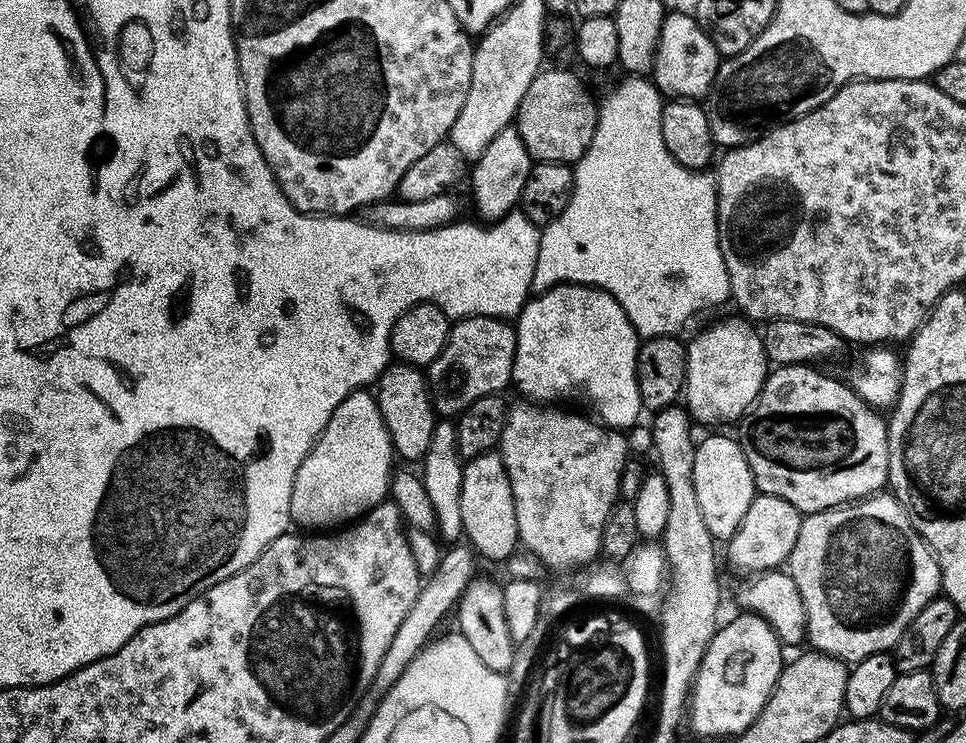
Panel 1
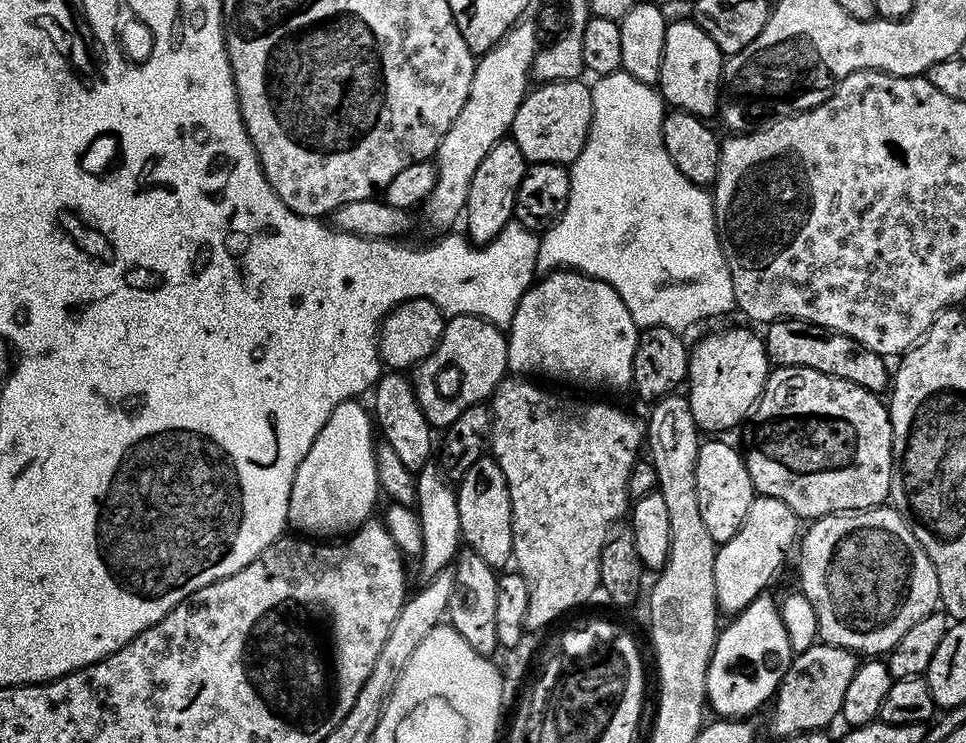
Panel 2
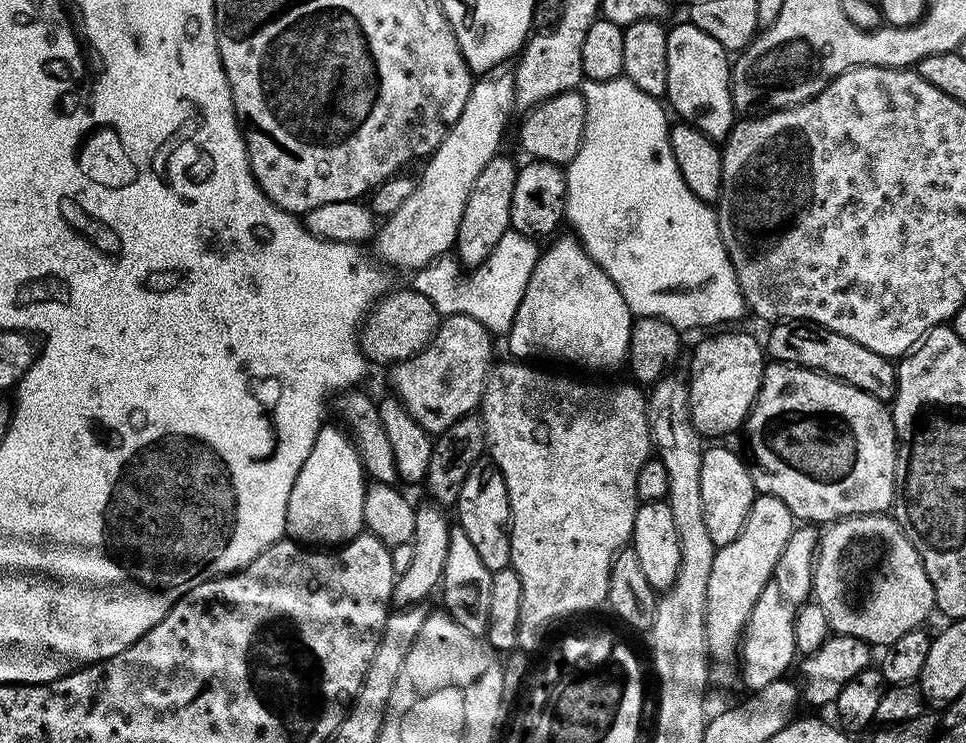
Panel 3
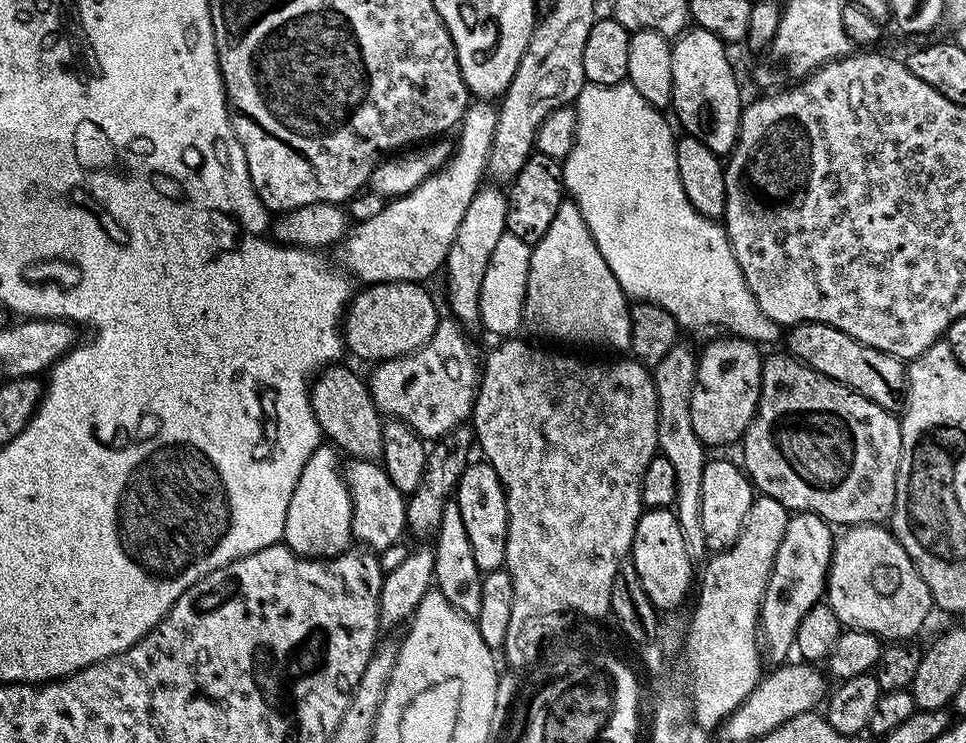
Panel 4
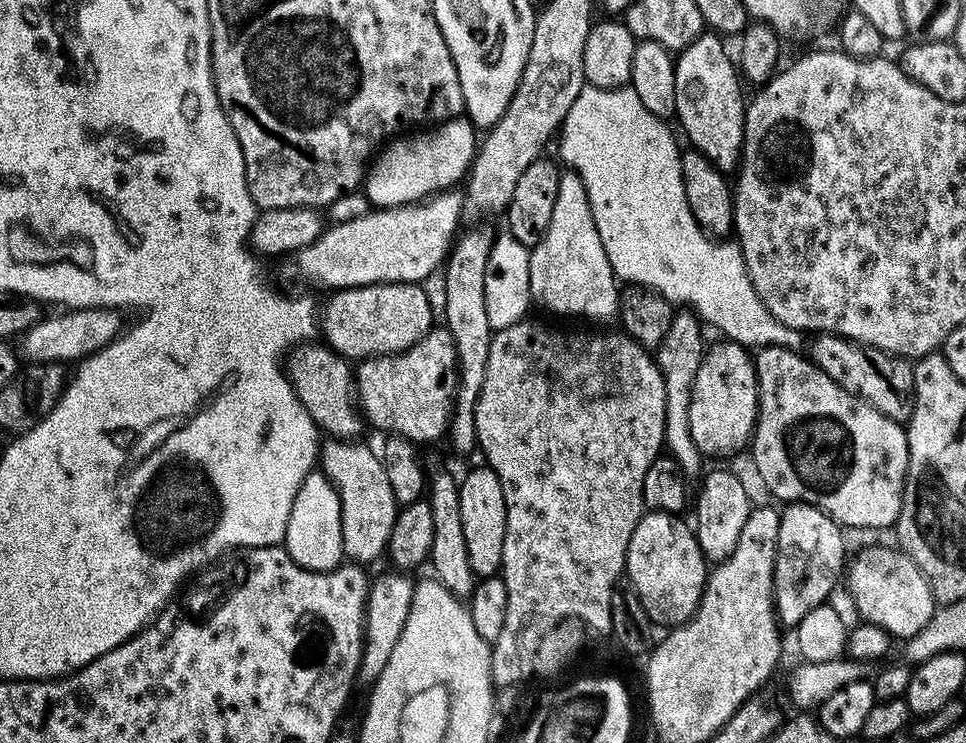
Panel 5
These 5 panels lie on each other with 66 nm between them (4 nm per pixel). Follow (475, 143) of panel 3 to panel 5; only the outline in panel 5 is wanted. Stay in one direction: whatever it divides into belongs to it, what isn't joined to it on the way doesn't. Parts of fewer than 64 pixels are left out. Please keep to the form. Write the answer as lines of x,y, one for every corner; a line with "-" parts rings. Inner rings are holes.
440,190
423,202
380,206
362,218
332,224
310,246
295,253
296,272
312,284
321,284
327,290
356,288
359,284
415,284
424,282
432,271
445,263
458,235
464,214
464,197
456,190

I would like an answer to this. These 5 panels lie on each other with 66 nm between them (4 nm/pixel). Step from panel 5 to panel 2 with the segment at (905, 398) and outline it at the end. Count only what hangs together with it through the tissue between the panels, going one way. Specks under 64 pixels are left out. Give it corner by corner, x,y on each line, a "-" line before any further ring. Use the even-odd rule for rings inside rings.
773,320
763,333
764,348
773,365
782,368
809,368
827,376
837,376
854,382
866,390
884,394
890,388
890,364
885,357
829,328
805,320
-
889,364
889,368
888,368

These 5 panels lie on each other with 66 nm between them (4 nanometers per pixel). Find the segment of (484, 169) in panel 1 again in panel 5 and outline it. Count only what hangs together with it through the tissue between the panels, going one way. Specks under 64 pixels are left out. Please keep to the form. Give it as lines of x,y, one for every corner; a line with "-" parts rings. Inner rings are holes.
472,226
457,235
443,265
444,272
444,320
456,347
456,371
458,387
452,418
448,421
447,439
452,439
456,452
476,452
476,403
486,378
486,358
490,358
490,342
494,329
486,314
486,266
497,233
488,226

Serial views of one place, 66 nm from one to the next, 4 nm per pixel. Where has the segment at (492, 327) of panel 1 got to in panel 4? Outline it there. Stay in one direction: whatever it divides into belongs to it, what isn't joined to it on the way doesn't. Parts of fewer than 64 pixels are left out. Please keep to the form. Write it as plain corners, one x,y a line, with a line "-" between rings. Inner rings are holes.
441,319
430,342
417,352
381,360
366,383
377,410
385,417
401,420
425,442
435,442
450,430
461,427
471,417
476,404
476,389
482,375
476,352
468,341
469,333
458,321

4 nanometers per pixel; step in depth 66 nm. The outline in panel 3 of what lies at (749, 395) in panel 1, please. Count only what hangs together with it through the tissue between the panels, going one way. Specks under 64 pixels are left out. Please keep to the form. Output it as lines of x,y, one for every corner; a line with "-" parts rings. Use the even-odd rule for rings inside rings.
720,330
717,336
708,336
696,349
692,352
692,365
689,366
688,372
686,371
686,379
688,382
688,401
690,402
690,414
692,415
692,421
696,427
696,431
700,433
701,437
708,438
708,436
728,436
731,432
736,432
745,427
748,419
748,414
752,410
752,405
756,402
756,395
760,393
760,383
764,377
764,370
766,367
766,352
760,344
751,336
748,332
724,332
728,330

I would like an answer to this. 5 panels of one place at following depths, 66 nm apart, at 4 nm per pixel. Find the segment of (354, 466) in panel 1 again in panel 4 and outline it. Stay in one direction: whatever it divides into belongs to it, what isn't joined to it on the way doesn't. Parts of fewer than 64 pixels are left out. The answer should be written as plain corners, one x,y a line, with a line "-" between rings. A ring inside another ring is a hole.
321,446
302,466
298,486
294,486
294,495
290,497
290,506
286,506
286,526
283,543
288,549
300,556
309,558
331,558
349,551
353,543
351,530
352,502
341,469
336,469
335,447

